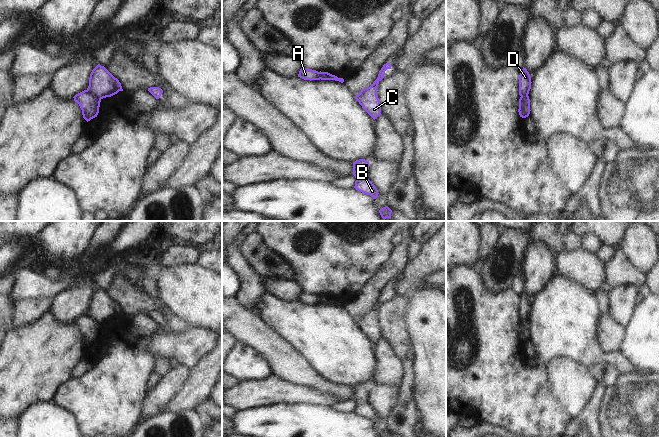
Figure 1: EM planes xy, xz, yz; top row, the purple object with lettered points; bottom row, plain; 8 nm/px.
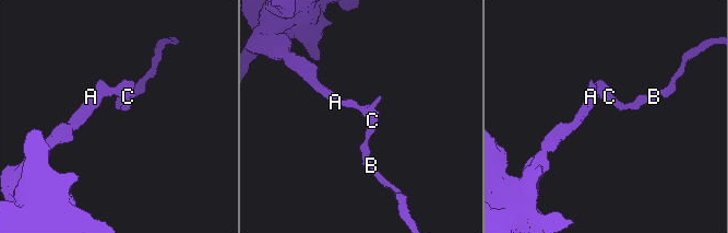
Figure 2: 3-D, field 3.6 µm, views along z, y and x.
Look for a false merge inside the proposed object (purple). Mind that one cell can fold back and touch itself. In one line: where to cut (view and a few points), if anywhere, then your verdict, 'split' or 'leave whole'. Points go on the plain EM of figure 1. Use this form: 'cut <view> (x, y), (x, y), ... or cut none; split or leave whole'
cut xy (86, 314), (100, 324); split

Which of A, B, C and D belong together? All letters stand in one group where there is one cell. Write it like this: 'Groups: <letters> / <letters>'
Groups: A / B C D

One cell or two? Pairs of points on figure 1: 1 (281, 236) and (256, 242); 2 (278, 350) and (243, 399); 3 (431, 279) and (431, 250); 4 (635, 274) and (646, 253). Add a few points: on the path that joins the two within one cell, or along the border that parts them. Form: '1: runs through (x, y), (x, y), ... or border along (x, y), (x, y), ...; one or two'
1: border along (255, 231), (260, 235), (264, 244), (280, 256); two
2: border along (272, 373), (293, 384); two
3: border along (435, 271), (425, 275), (415, 283); two
4: border along (623, 251), (629, 261), (646, 274); two

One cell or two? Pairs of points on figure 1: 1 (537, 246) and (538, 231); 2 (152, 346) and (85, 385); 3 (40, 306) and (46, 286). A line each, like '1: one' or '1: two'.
1: two
2: one
3: two

